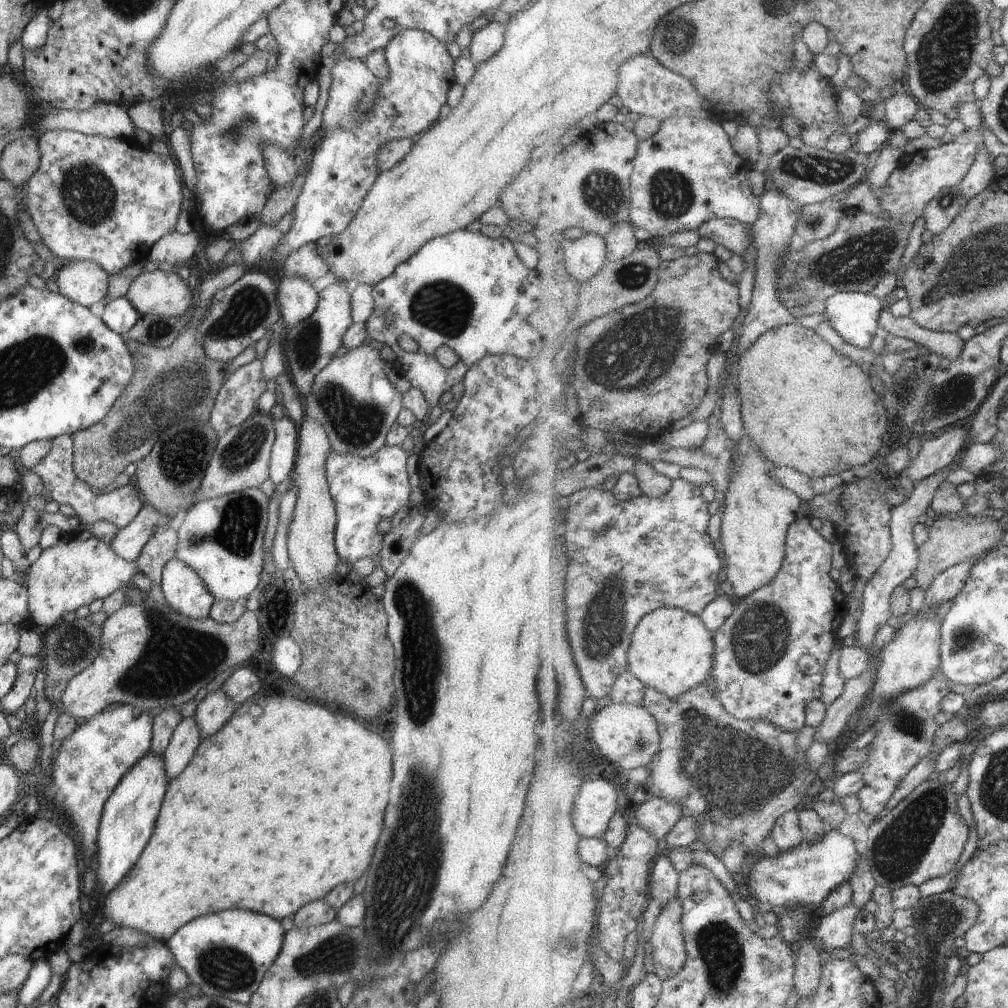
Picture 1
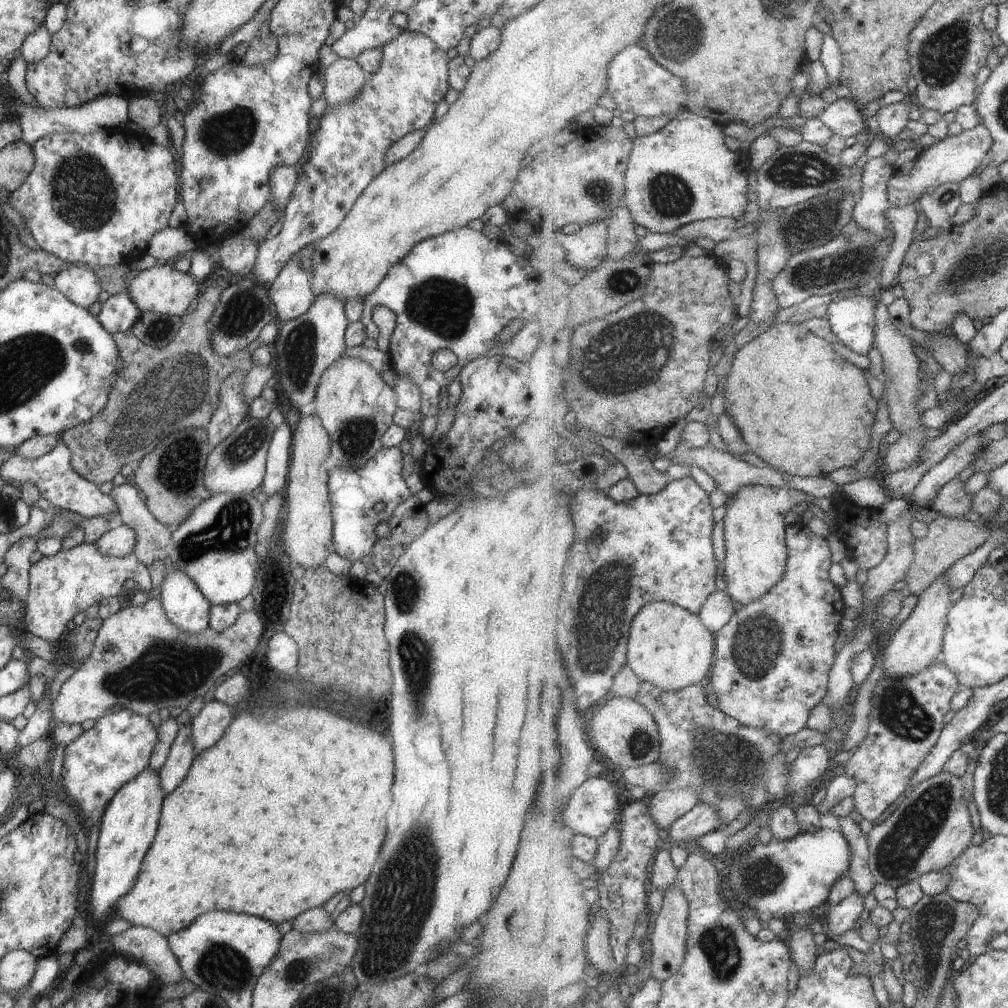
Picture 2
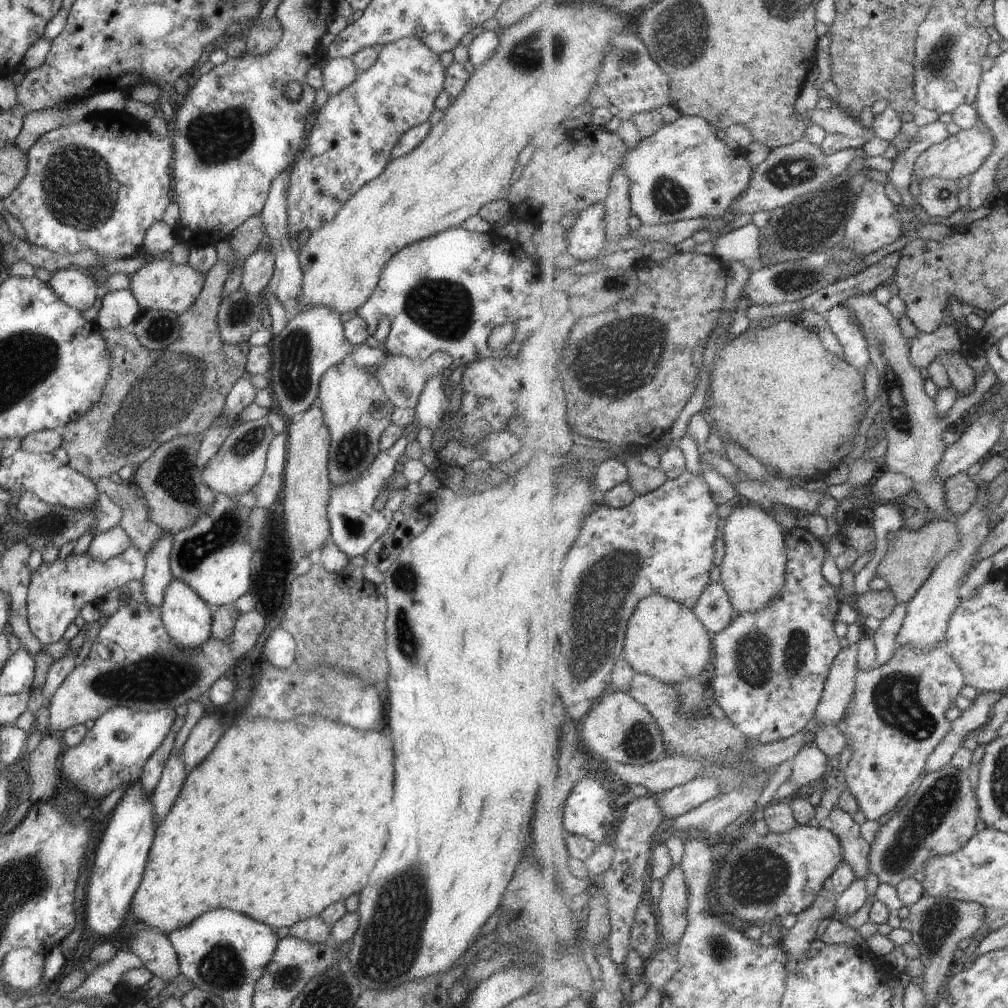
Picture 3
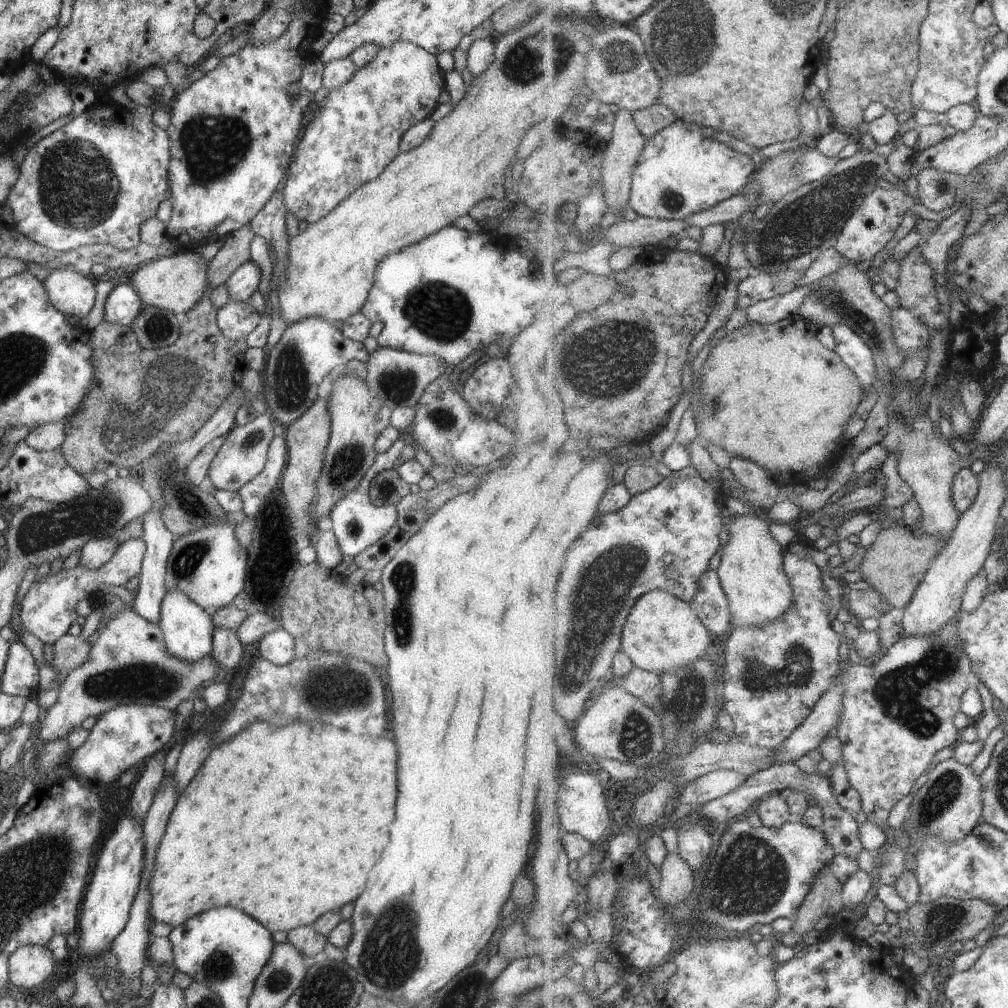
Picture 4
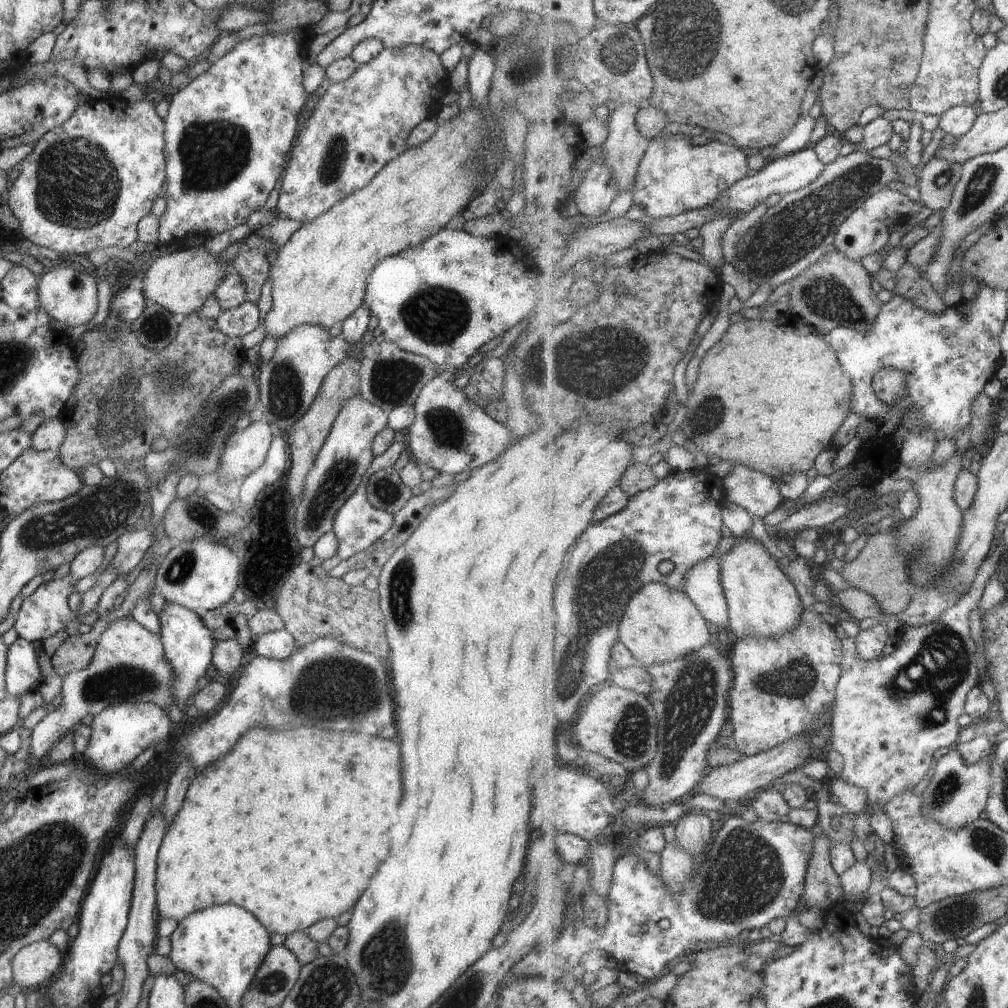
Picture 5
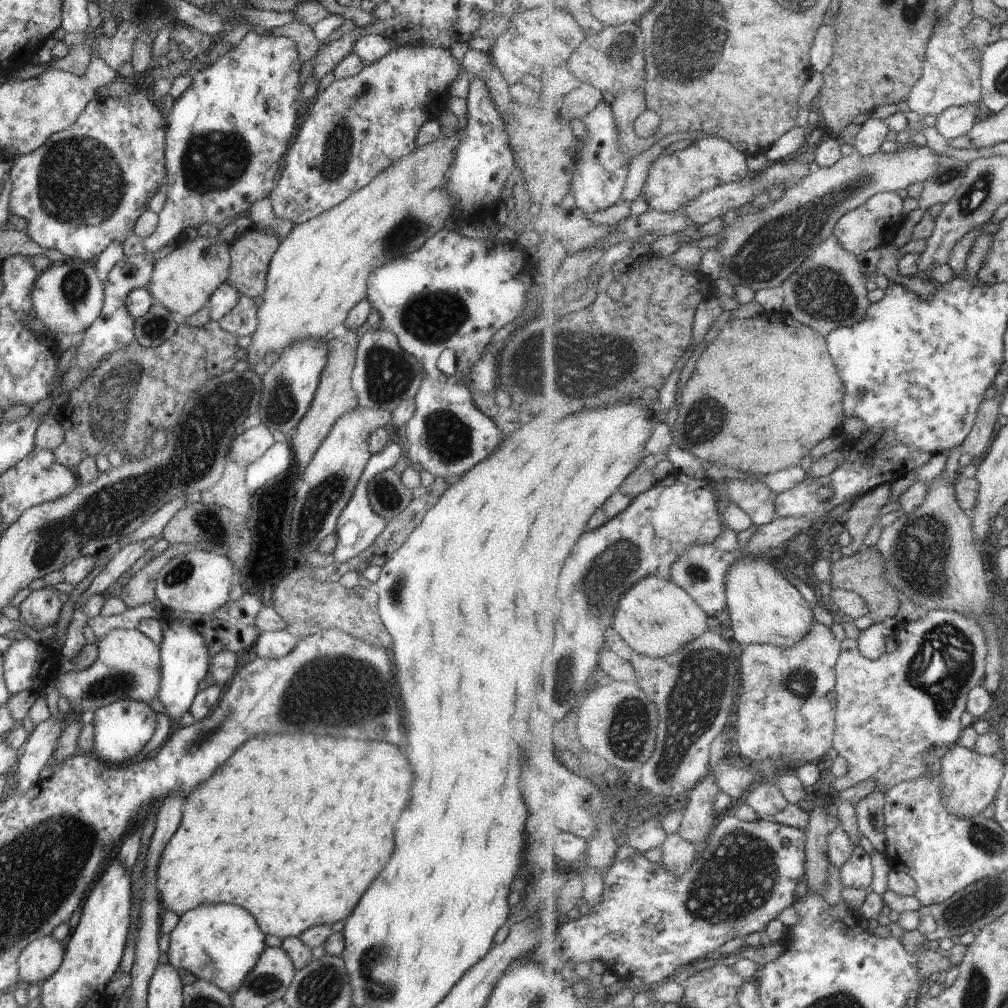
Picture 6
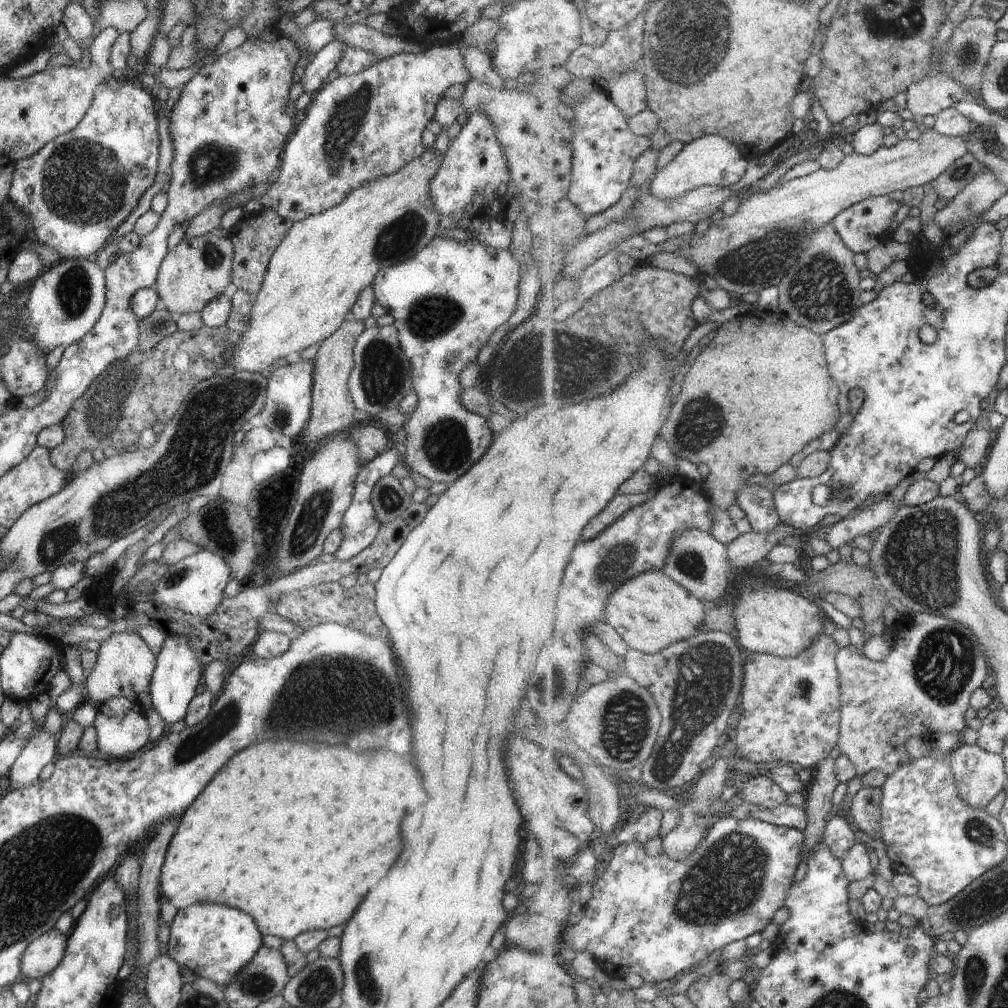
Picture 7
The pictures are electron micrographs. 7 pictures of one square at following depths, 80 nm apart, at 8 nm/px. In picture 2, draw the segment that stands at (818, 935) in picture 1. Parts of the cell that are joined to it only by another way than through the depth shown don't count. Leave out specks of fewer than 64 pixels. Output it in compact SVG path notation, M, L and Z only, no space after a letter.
M853 892L849 898L832 907L828 916L827 939L839 938L849 930L856 930L859 917L863 914L863 899L859 892Z

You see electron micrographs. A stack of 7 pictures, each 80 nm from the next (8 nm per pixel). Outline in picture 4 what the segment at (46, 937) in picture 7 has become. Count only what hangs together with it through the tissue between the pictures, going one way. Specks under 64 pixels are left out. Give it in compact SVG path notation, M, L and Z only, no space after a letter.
M25 945L16 948L7 961L8 984L31 991L51 974L54 958L46 946Z

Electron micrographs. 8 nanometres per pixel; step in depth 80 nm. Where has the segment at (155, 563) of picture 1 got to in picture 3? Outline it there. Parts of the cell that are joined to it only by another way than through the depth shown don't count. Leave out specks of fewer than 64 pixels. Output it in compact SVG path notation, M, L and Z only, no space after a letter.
M130 482L111 484L107 486L108 502L119 506L122 511L121 520L117 522L119 528L127 534L130 541L145 554L151 550L151 542L159 538L159 528L152 521L148 520L146 503Z

